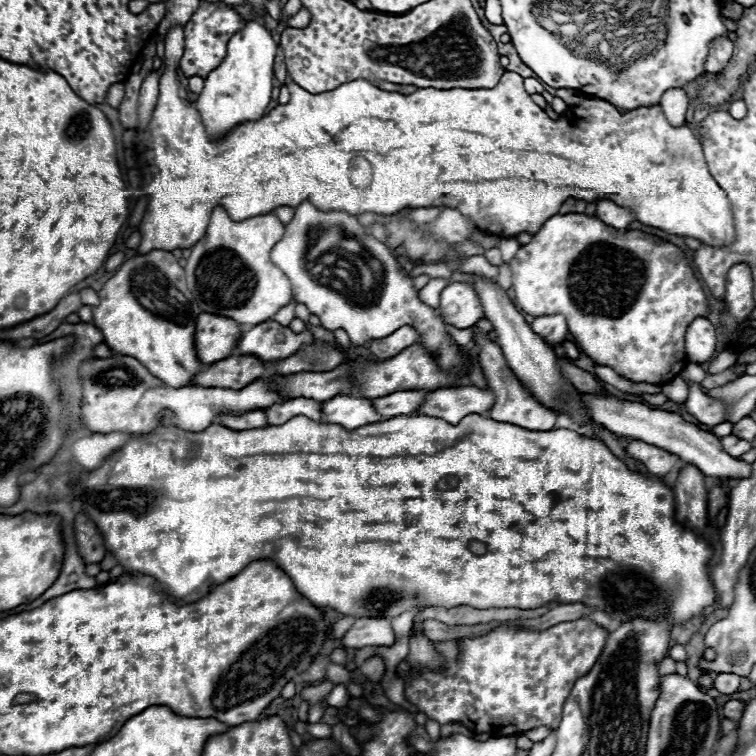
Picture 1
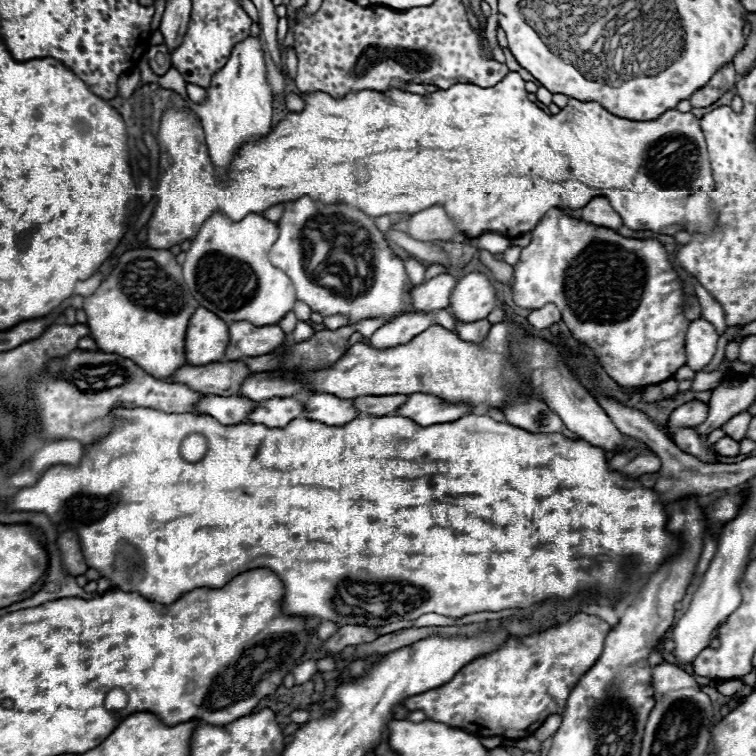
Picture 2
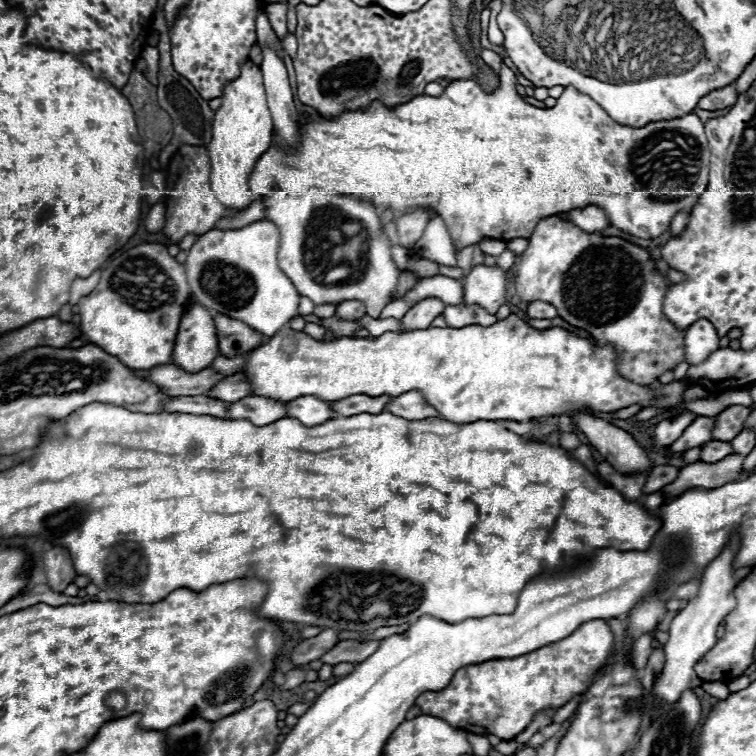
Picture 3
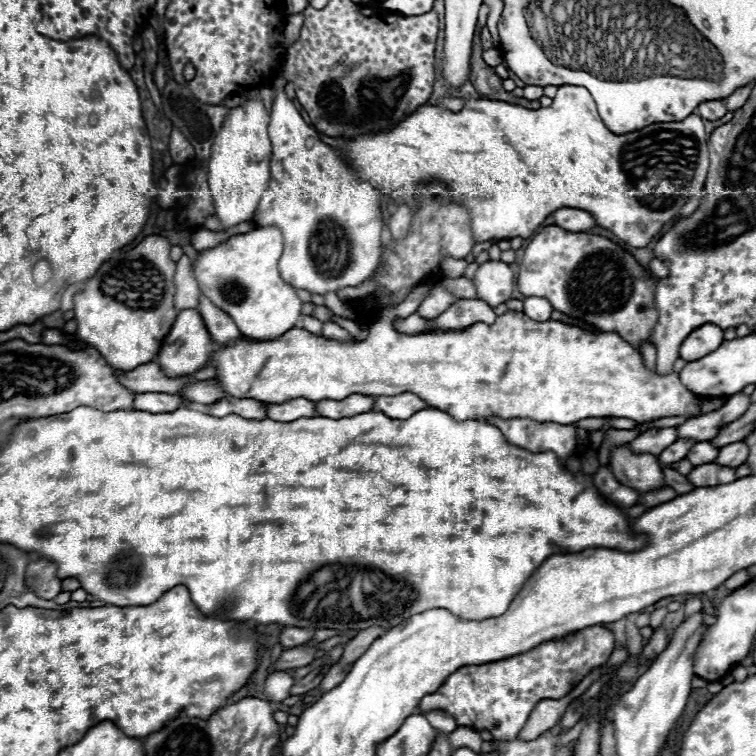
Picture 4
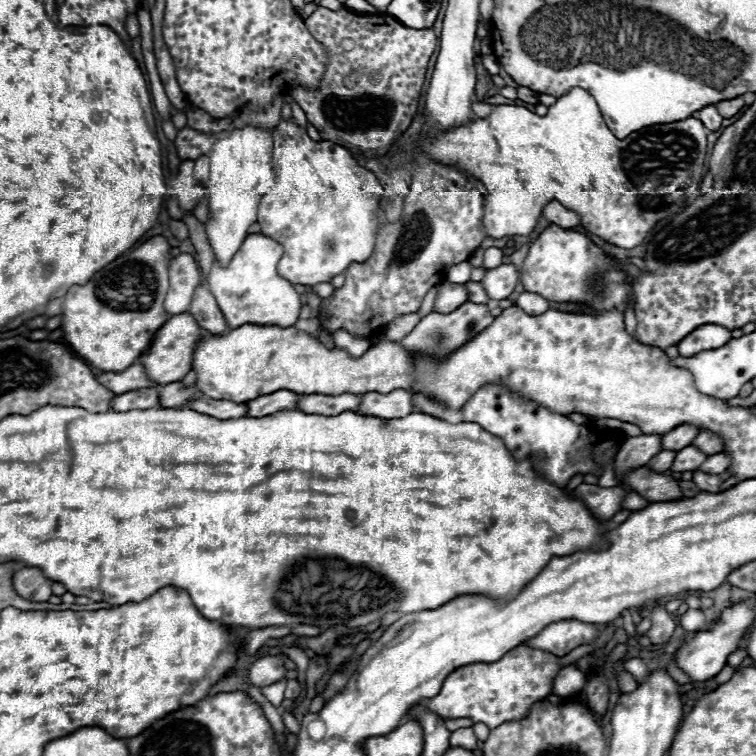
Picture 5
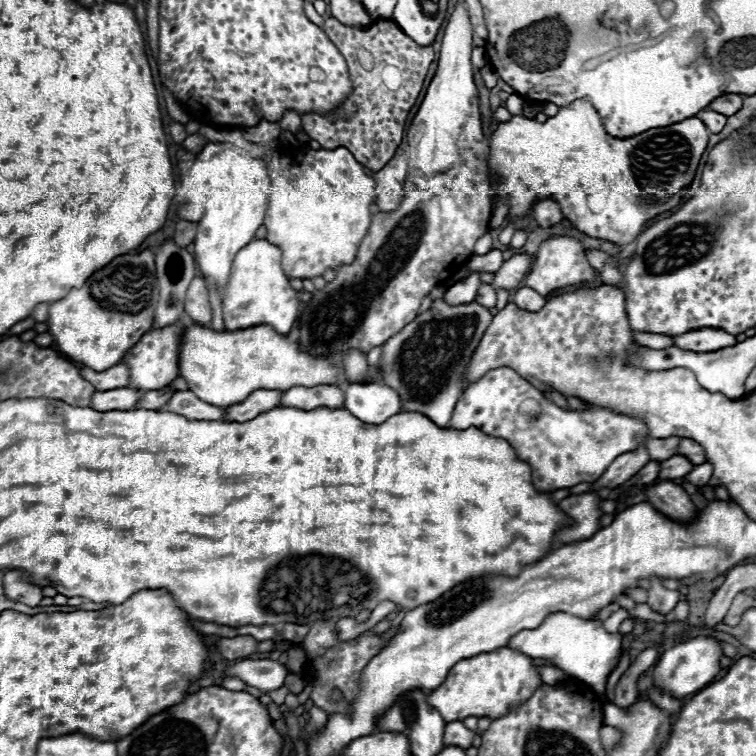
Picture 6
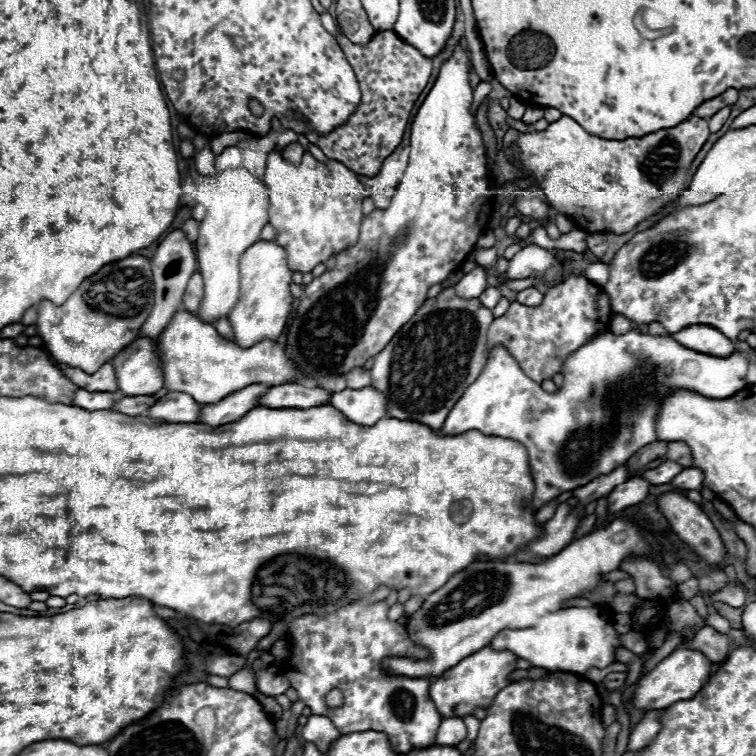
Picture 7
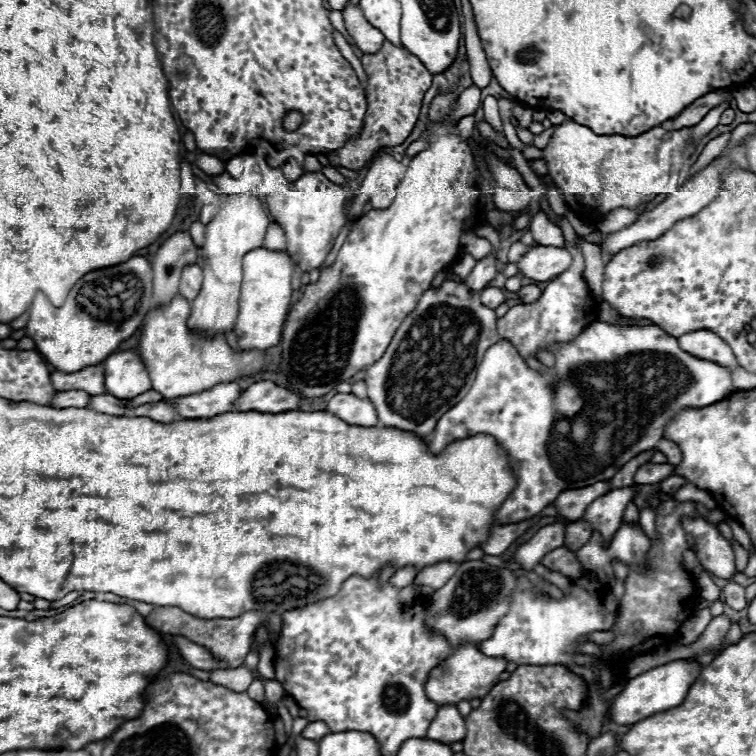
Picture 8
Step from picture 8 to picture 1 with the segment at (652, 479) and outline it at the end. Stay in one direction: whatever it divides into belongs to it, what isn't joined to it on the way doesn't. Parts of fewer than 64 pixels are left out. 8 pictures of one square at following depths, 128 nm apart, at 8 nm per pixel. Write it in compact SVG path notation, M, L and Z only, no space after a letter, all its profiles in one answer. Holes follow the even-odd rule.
M724 436L724 438L722 438L722 448L724 448L730 456L738 458L738 456L742 456L744 452L748 452L752 446L750 446L750 442L740 440L740 438L736 438L736 436Z

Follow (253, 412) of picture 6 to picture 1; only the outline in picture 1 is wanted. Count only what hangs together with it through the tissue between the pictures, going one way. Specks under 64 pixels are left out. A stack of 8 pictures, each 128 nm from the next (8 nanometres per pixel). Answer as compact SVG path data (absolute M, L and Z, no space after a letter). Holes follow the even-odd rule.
M336 396L336 400L328 400L328 404L322 404L322 416L324 422L340 424L346 430L354 430L370 422L380 422L372 402L356 396Z

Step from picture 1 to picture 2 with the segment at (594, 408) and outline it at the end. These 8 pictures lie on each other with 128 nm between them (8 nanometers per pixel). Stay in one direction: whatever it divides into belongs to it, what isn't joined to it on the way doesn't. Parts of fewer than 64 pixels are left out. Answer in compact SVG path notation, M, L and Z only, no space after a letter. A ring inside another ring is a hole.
M680 428L680 430L676 430L676 432L672 434L672 440L678 444L680 450L684 450L684 452L696 456L696 458L700 458L702 462L710 462L710 464L720 462L712 448L704 448L706 436L696 434L692 428Z

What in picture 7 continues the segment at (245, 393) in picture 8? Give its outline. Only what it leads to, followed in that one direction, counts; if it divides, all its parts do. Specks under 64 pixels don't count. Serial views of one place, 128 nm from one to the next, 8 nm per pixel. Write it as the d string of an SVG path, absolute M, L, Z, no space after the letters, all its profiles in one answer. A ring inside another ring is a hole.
M280 384L280 386L270 386L264 396L260 396L260 406L266 408L312 408L320 406L330 400L330 394L322 388L306 388L302 384Z

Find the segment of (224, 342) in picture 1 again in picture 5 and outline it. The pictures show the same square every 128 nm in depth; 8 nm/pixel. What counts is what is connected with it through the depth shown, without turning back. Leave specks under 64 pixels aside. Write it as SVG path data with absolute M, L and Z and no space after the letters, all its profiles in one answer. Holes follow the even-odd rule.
M188 312L168 318L166 324L160 328L160 332L156 332L148 352L144 352L144 356L140 356L138 360L144 366L146 376L158 386L166 386L166 384L182 380L192 370L192 354L202 334L204 334L202 328L196 324L196 320Z

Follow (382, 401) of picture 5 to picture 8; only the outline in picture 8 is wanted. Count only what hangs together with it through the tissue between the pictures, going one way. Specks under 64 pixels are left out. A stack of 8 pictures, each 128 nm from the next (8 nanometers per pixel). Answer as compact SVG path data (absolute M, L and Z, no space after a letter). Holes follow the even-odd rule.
M336 394L328 402L326 412L344 420L346 424L356 424L356 426L376 426L378 422L372 402L360 400L354 394Z

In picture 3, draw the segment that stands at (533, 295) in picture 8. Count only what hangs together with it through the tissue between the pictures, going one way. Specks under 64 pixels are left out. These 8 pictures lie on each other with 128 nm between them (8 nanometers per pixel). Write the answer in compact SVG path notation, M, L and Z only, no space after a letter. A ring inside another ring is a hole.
M540 300L530 302L526 314L528 314L530 318L536 318L536 320L546 320L546 318L552 320L552 318L558 316L558 314L556 314L556 308L554 308L552 304L548 304L548 302L540 302Z

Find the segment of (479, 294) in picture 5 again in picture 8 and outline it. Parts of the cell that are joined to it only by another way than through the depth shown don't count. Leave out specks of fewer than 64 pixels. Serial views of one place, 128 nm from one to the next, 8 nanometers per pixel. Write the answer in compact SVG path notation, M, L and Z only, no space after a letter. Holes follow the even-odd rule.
M484 288L480 292L480 298L482 298L482 304L488 308L498 308L506 300L500 288Z

